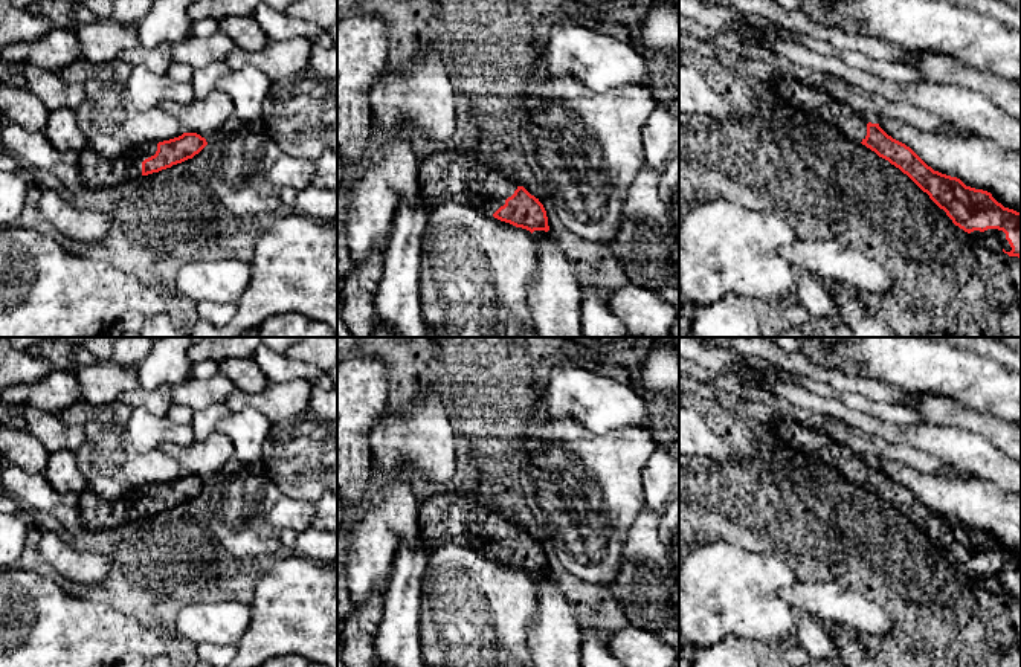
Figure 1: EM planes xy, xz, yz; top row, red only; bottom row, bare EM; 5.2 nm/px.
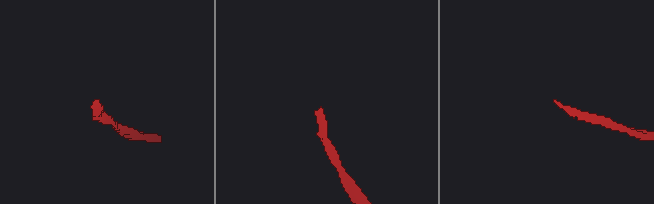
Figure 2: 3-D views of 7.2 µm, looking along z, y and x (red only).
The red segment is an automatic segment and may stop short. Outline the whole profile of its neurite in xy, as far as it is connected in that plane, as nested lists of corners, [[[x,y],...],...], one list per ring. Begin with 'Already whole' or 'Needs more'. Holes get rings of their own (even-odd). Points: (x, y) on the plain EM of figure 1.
Needs more. [[[183,475],[163,484],[140,485],[122,498],[108,501],[85,488],[79,495],[79,516],[82,530],[114,530],[119,525],[159,514],[192,501],[208,487],[197,475]]]

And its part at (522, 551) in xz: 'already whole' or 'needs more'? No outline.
needs more

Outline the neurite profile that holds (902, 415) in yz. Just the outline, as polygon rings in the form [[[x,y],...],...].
[[[797,375],[797,383],[812,394],[818,394],[826,398],[835,398],[844,403],[847,408],[879,418],[887,423],[893,423],[902,427],[923,424],[923,418],[919,411],[911,406],[902,406],[896,403],[873,401],[858,392],[841,392],[823,382],[816,382]]]

